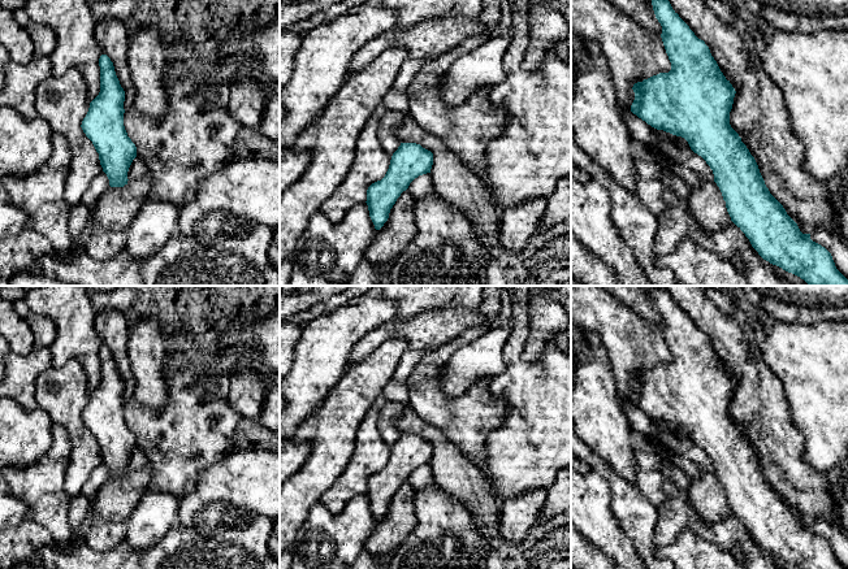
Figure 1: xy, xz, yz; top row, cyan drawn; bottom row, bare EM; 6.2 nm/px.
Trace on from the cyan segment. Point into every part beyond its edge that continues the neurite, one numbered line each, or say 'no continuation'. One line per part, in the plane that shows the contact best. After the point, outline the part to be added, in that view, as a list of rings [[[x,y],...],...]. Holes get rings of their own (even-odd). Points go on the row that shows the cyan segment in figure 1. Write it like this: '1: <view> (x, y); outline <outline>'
no continuation

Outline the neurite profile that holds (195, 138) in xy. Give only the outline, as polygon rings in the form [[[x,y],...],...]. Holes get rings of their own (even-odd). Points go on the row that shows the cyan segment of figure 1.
[[[168,61],[164,84],[168,95],[166,113],[160,118],[152,118],[138,113],[133,107],[124,113],[124,126],[127,136],[137,147],[137,157],[147,166],[151,177],[150,200],[170,201],[179,208],[195,199],[199,184],[209,175],[225,169],[237,157],[234,144],[243,126],[229,113],[228,108],[219,107],[204,87],[191,79],[191,70],[182,61]]]

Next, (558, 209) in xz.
[[[571,174],[557,182],[555,190],[546,200],[537,231],[546,231],[571,217]]]

